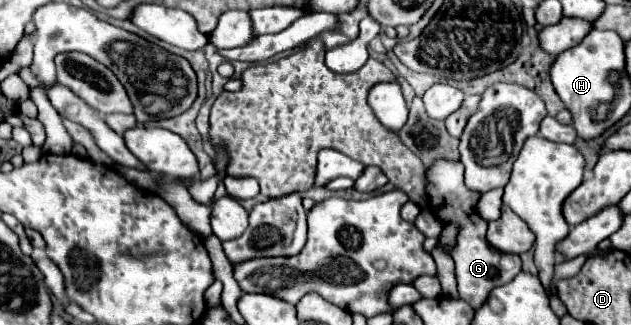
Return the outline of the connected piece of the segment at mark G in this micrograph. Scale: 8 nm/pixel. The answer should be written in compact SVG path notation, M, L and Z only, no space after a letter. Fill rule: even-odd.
M445 158L435 160L425 172L425 180L427 180L425 192L433 206L431 208L433 214L443 224L459 226L459 234L457 234L457 240L455 240L449 256L455 262L455 276L457 276L457 286L459 286L461 298L471 308L479 308L495 286L503 286L503 284L511 282L521 272L521 258L517 254L503 254L487 242L487 238L485 238L487 220L481 218L481 214L477 210L477 202L479 202L481 194L471 192L465 186L461 160L457 160L457 162L445 160Z

